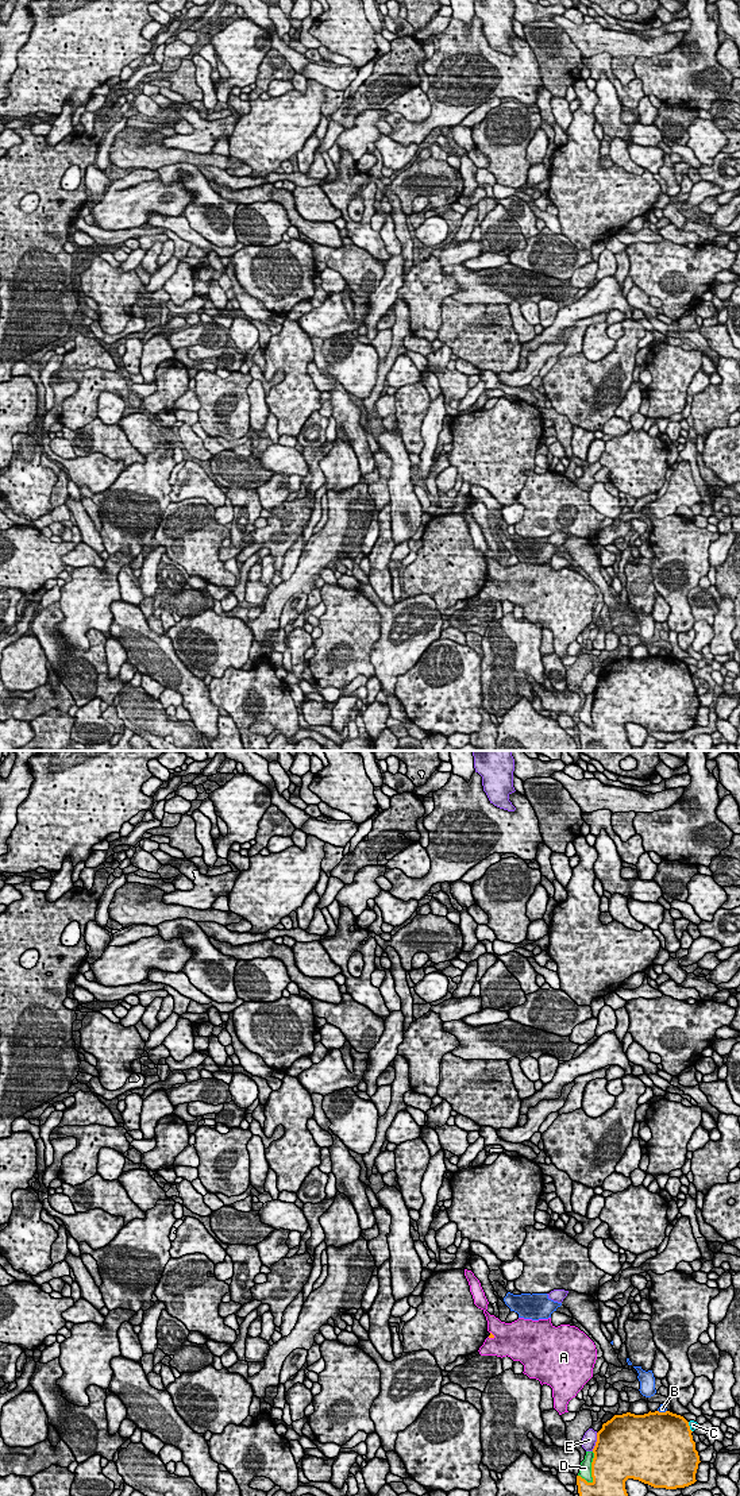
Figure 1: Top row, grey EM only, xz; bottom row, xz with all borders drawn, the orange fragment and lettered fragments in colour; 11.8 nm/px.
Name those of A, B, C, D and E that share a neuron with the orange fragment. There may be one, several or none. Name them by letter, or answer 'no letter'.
no letter

